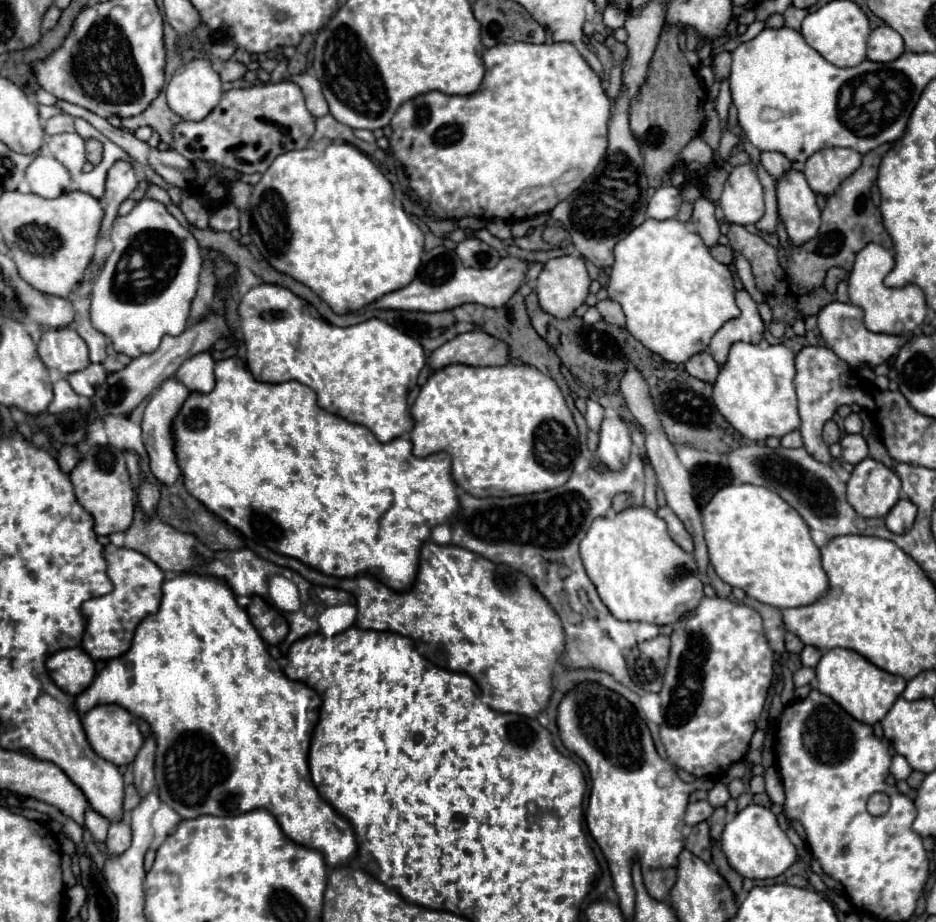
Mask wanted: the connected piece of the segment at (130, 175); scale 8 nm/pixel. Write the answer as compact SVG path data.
M120 159L108 169L106 191L104 191L106 207L104 207L104 219L100 223L100 237L104 235L104 231L110 229L112 221L118 215L120 203L132 195L132 191L138 187L138 183L140 183L140 177L130 161Z

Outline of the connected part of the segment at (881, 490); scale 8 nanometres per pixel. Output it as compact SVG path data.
M868 457L854 467L846 499L860 517L886 517L900 499L900 479L884 463Z

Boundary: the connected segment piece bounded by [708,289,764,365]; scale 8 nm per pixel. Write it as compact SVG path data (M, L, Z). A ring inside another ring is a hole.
M746 289L736 291L736 303L740 307L740 317L726 321L716 335L712 337L708 349L712 357L716 359L718 365L724 365L728 357L728 349L736 341L746 341L746 343L760 343L764 337L764 323L758 315L758 307L754 299L748 295Z

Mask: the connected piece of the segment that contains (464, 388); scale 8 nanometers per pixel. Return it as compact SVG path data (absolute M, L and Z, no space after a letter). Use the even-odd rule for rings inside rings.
M514 362L504 367L446 365L428 377L410 413L416 421L410 439L414 455L428 457L436 451L450 451L454 483L475 497L507 497L548 491L562 487L572 475L572 463L578 453L578 429L560 387L536 367Z

